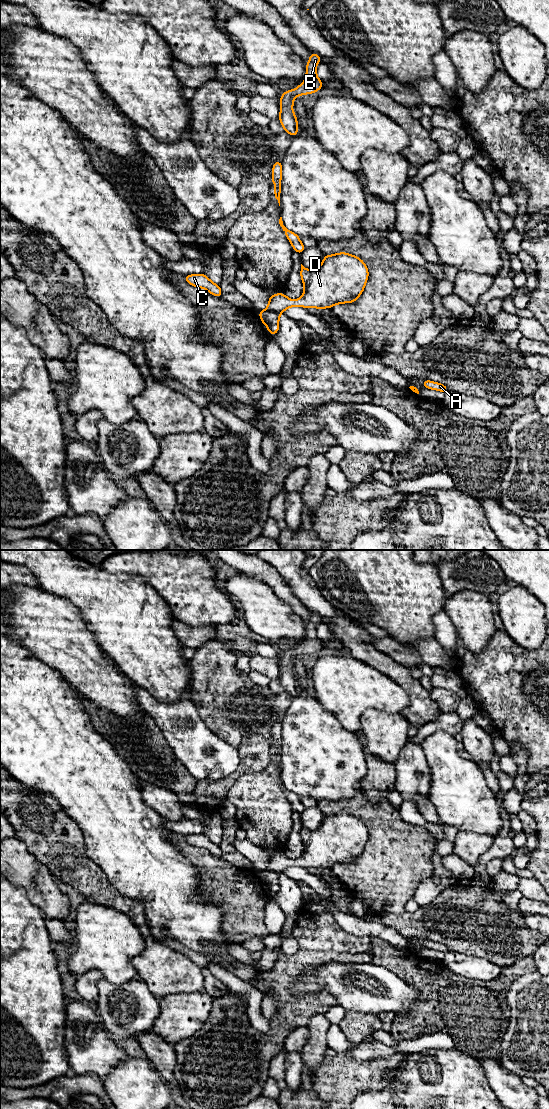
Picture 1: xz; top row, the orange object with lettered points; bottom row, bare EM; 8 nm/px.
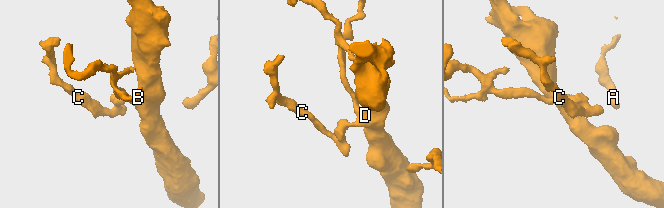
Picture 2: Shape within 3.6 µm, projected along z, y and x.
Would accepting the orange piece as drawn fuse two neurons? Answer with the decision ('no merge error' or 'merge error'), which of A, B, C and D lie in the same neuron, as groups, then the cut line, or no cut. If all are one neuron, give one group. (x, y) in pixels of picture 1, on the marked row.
no merge error; groups A B C D; cut none

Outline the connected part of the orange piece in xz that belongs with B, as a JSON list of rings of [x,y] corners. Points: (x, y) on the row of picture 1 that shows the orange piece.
[[[310,53],[310,58],[306,64],[306,80],[302,82],[296,89],[288,90],[281,94],[280,99],[280,116],[279,120],[285,132],[291,137],[298,134],[297,118],[292,110],[294,106],[293,99],[299,95],[312,94],[320,90],[323,85],[322,81],[317,77],[316,65],[321,62],[321,57],[316,53]]]

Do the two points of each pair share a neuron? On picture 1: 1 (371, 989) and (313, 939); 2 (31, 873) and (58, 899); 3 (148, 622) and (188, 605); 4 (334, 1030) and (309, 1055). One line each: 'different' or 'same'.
1: different
2: same
3: different
4: different

